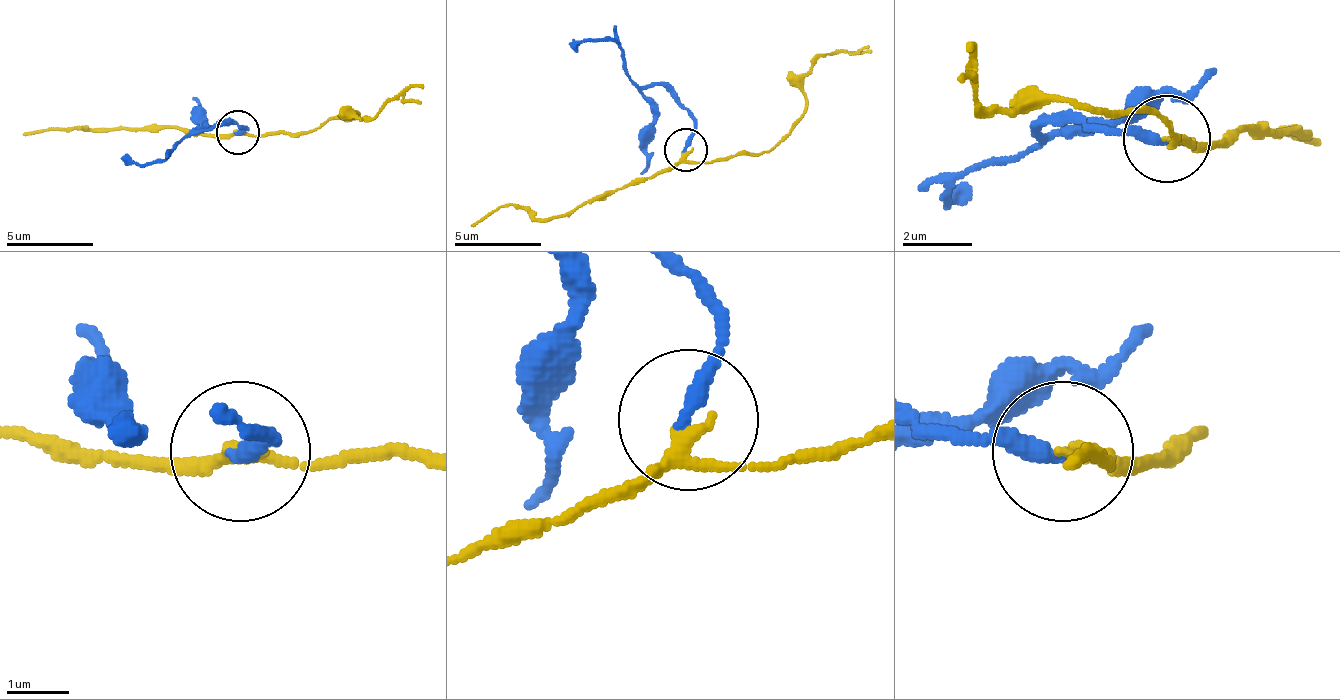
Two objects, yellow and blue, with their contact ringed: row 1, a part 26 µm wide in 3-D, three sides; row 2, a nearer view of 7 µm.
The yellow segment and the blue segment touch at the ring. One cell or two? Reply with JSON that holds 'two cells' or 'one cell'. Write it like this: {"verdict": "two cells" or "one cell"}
{"verdict": "two cells"}

